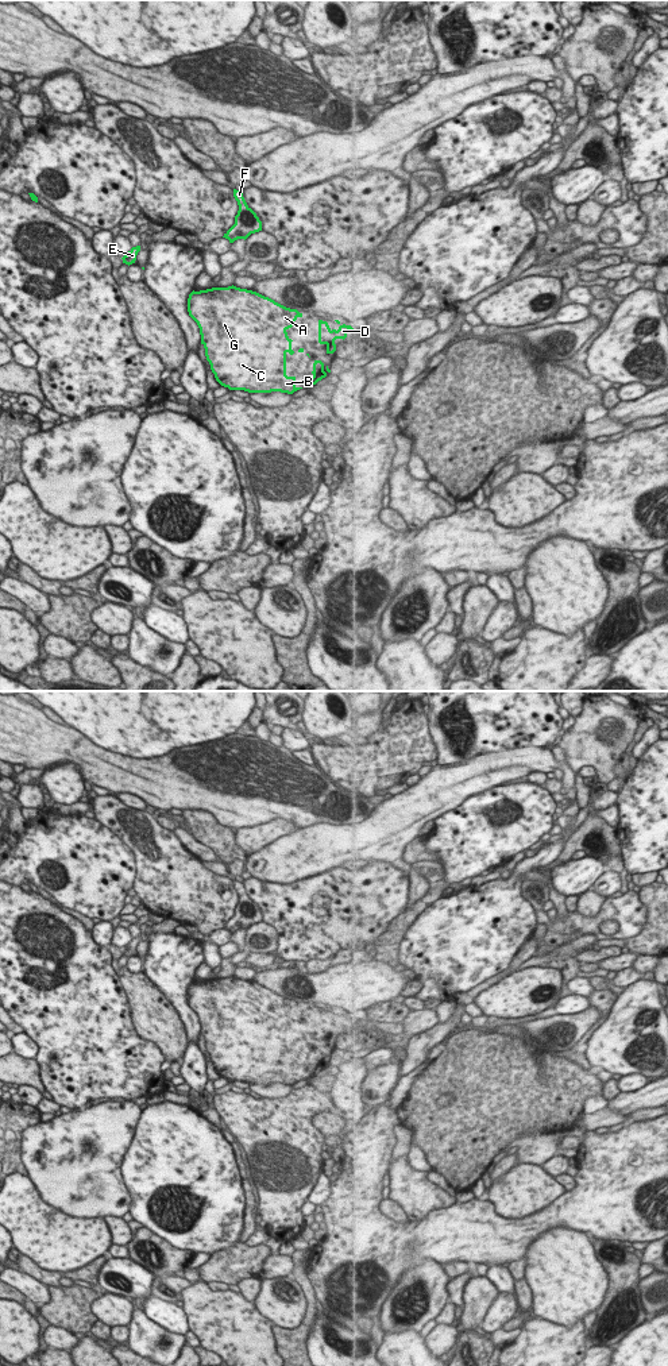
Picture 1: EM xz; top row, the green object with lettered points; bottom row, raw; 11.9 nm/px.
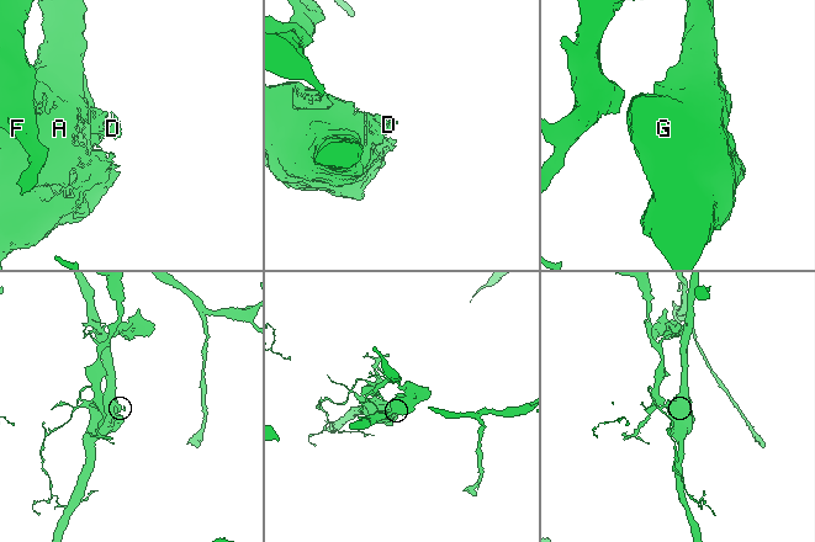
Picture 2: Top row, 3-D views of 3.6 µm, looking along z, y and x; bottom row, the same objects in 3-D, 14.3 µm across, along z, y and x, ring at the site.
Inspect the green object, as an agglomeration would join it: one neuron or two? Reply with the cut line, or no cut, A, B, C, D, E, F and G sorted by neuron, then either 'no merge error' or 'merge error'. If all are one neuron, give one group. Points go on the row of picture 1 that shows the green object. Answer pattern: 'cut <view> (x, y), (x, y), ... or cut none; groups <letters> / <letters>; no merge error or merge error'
cut xz (127, 255), (123, 261); groups A B C D G / E F; merge error

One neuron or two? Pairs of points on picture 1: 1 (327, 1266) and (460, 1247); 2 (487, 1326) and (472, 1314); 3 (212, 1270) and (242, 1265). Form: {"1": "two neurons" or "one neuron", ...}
{"1": "one neuron", "2": "two neurons", "3": "one neuron"}

